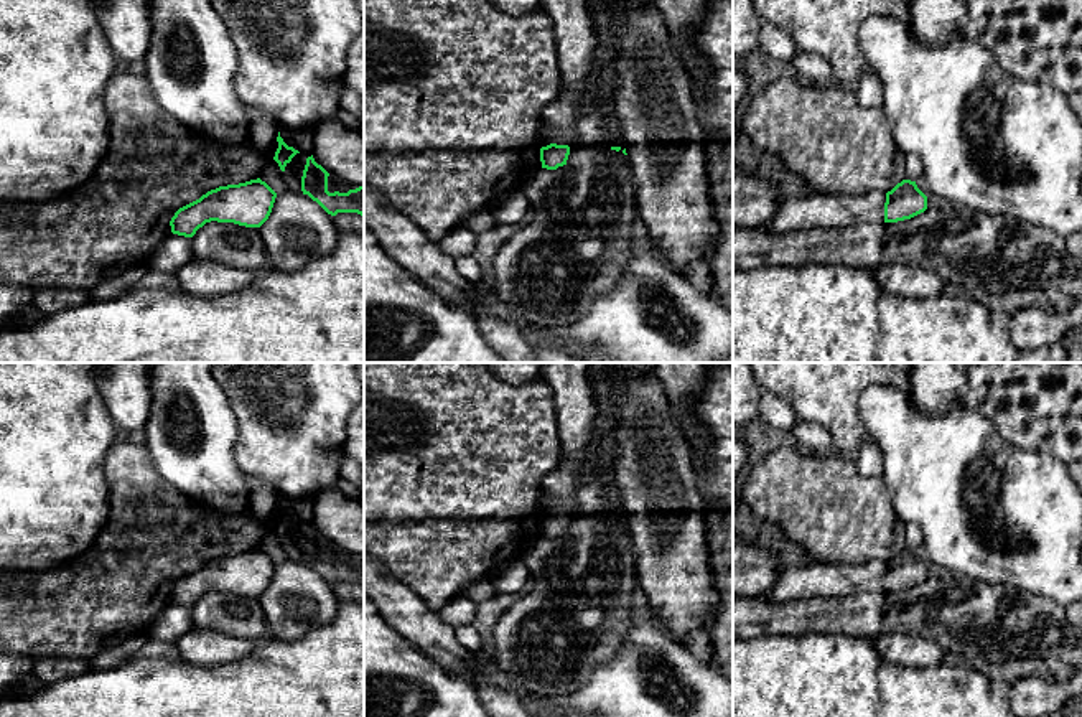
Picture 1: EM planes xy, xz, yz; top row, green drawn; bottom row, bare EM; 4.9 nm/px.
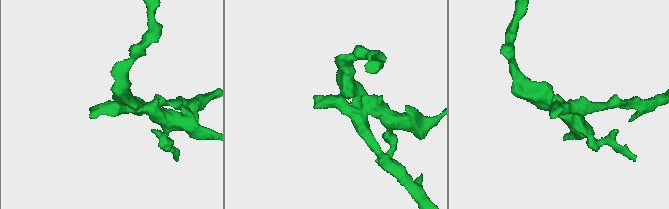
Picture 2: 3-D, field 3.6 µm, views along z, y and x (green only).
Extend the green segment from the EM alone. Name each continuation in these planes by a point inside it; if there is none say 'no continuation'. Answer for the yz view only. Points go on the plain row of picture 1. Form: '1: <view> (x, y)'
1: yz (829, 579)

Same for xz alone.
1: xz (575, 411)

